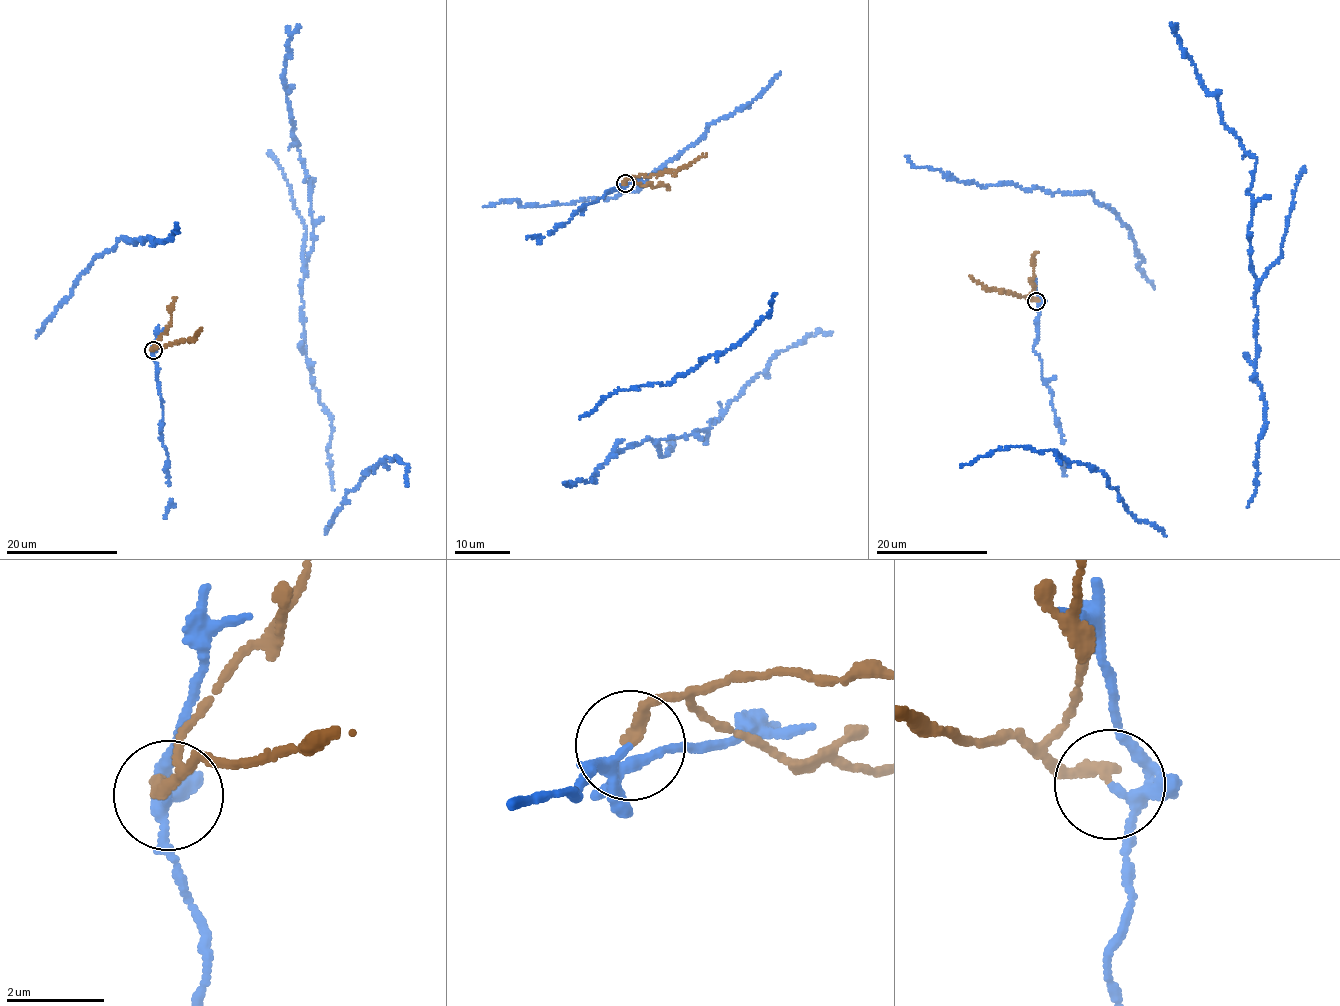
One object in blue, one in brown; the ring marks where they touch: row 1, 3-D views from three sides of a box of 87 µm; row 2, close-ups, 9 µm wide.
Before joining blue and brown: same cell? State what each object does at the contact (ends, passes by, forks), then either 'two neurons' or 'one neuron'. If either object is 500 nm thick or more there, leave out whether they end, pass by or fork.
blue passes by | brown ends | two neurons

